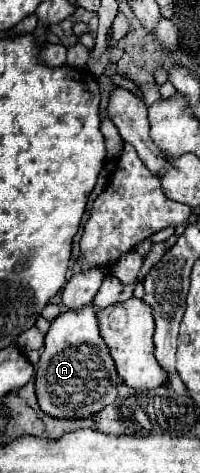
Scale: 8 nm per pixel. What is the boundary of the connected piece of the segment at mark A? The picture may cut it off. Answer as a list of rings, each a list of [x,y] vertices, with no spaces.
[[[86,306],[78,312],[62,312],[52,320],[34,380],[40,410],[54,418],[86,418],[116,400],[118,374],[110,352],[100,338],[94,306]]]

